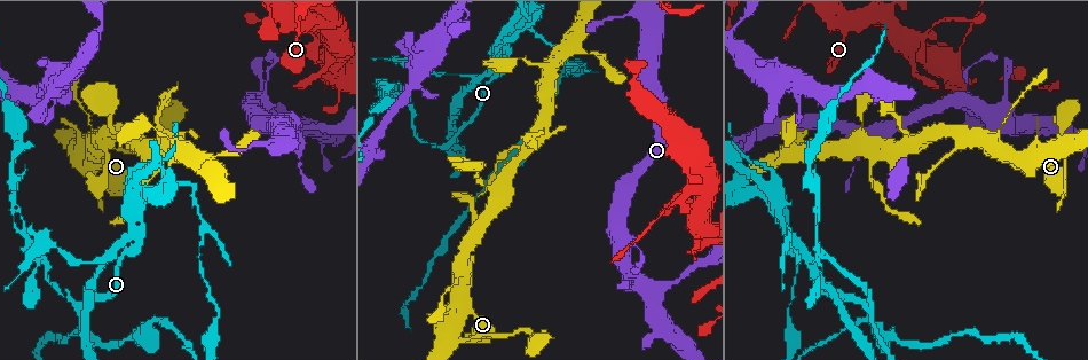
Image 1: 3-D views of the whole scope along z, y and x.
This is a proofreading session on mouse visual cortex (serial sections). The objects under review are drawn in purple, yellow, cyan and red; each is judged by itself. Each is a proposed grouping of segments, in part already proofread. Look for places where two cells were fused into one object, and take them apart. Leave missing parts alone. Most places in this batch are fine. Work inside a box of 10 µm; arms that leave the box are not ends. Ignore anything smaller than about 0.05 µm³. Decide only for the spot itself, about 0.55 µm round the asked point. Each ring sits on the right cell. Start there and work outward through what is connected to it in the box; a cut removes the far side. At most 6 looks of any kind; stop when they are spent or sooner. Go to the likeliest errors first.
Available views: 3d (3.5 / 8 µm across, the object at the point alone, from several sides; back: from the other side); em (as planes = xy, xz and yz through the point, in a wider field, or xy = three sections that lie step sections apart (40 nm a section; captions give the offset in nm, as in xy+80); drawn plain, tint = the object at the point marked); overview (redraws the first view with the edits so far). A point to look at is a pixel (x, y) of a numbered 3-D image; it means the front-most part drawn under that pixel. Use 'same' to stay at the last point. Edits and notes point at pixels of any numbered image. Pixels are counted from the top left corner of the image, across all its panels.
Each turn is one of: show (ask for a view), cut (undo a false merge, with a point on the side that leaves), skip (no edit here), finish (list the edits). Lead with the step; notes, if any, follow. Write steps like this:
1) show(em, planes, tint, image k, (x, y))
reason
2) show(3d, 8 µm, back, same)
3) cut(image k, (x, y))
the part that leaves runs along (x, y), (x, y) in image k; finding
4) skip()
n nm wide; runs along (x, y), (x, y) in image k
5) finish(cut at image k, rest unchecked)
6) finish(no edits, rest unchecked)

show(3d, 8 µm, image 1, (80, 303))
three arms meet

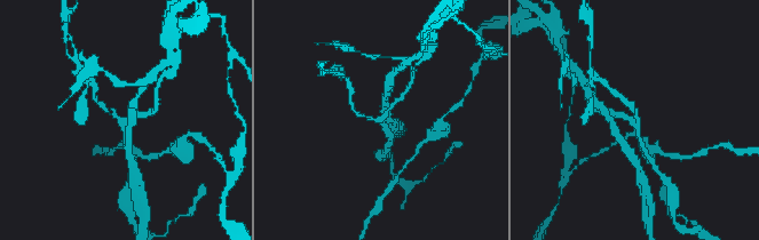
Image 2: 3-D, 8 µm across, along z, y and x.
show(em, planes, tint, same)

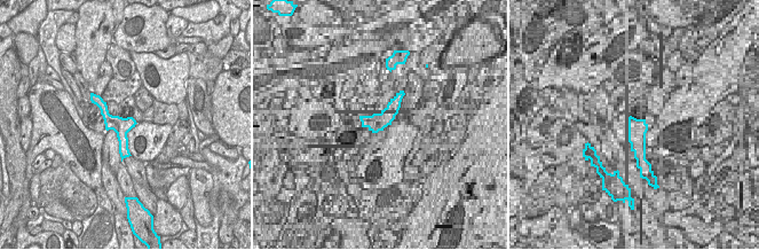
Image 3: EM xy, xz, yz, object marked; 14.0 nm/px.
skip()
3 arms; runs along (403, 95), (381, 119), (357, 112) in image 2; all the same cell

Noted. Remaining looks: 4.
show(3d, 8 µm, image 1, (22, 220))
thin neck

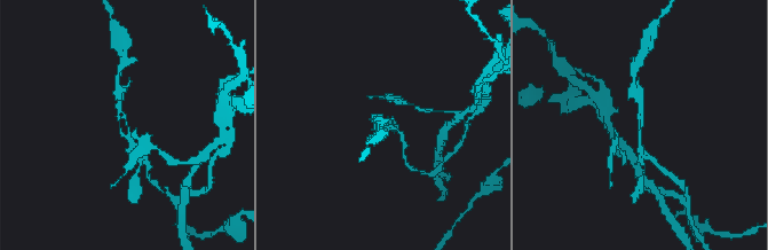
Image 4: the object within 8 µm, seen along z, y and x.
show(em, xy, step 2, tint, same)
arms of 150, 150 nm

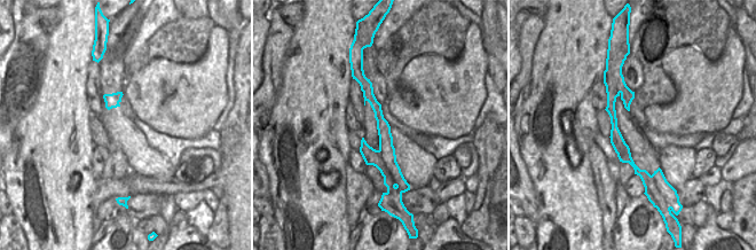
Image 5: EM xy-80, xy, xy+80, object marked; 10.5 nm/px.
cut(image 4, (135, 179))
a second cell is stuck on

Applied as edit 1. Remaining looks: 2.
show(3d, 3.5 µm, image 1, (135, 238))
a narrow waist

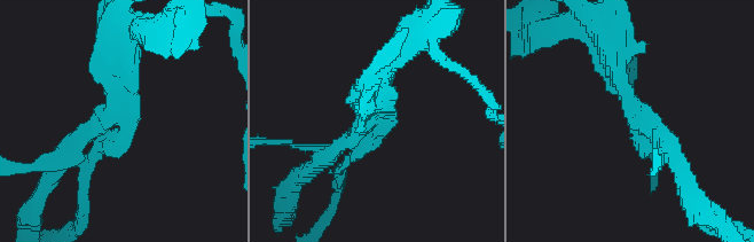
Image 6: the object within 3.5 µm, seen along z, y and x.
cut(image 6, (47, 165))
a second cell is stuck on

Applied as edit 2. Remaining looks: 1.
finish(cut at image 4, cut at image 6, rest unchecked)

